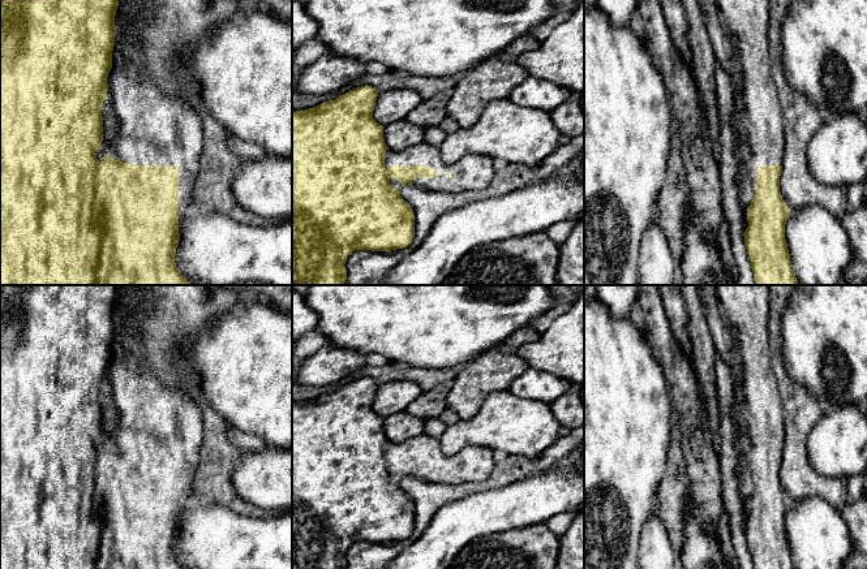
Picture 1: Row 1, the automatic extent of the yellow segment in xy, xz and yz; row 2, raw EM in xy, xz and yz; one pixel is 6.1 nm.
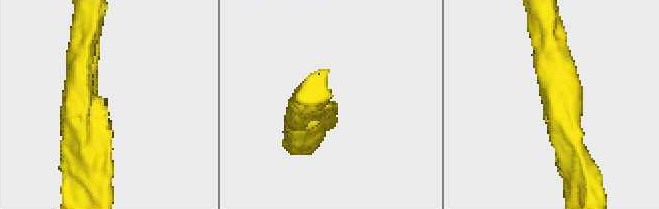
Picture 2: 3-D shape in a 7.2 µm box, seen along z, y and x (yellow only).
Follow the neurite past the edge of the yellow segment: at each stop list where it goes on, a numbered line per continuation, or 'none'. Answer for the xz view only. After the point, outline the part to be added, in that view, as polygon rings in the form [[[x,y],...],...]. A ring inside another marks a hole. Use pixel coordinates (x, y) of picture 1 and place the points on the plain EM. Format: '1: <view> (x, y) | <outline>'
1: xz (472, 464) | [[[426,434],[403,443],[387,441],[385,460],[390,457],[429,457],[441,466],[433,470],[413,470],[412,477],[429,483],[459,484],[486,480],[495,466],[493,451],[485,447],[465,447],[452,456],[441,451],[438,439]]]

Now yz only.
1: yz (745, 309) | [[[714,285],[724,324],[731,331],[741,349],[742,382],[735,388],[743,428],[743,449],[741,462],[744,464],[756,486],[756,465],[759,457],[782,457],[785,445],[785,423],[780,389],[769,362],[769,285]]]

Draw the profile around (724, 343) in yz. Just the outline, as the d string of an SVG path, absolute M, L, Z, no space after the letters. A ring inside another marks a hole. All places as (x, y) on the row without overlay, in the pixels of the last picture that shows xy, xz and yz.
M699 285L699 296L701 299L703 311L714 350L727 365L734 385L731 400L731 421L734 424L734 449L738 456L735 473L738 480L738 491L742 501L742 514L746 523L748 518L747 500L754 491L754 484L748 467L741 462L743 449L743 428L741 426L741 410L738 406L738 397L735 392L735 388L739 387L742 382L741 349L739 345L735 342L731 331L724 324L716 286Z

